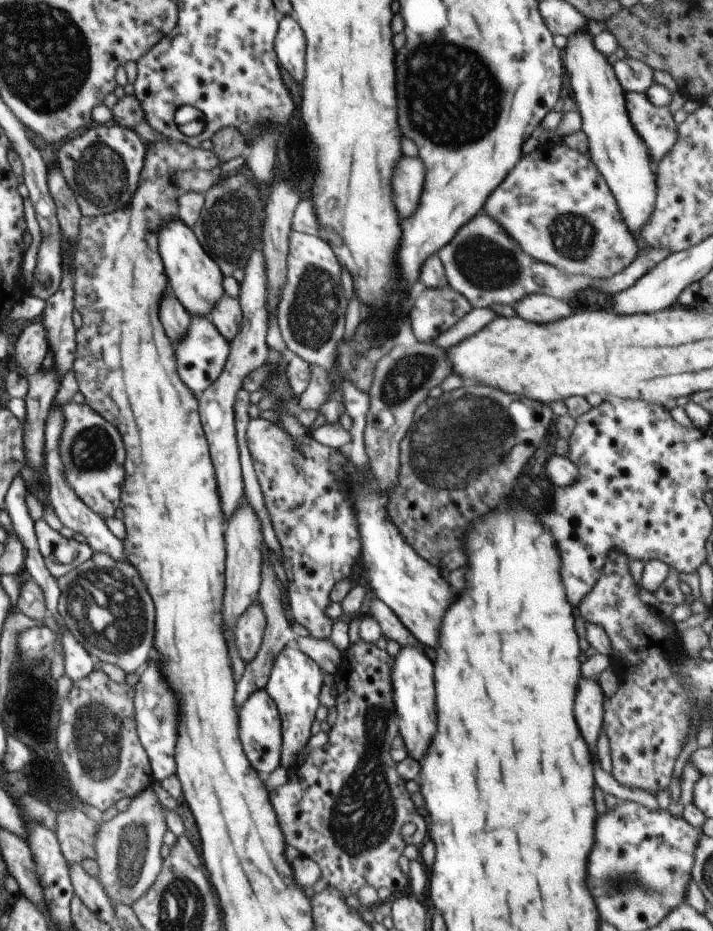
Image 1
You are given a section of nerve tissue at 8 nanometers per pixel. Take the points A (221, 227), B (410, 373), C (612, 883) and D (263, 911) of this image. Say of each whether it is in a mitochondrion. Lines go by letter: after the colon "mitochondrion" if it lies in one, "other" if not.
A: mitochondrion
B: mitochondrion
C: mitochondrion
D: other

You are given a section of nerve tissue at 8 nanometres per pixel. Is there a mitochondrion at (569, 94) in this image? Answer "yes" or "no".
no

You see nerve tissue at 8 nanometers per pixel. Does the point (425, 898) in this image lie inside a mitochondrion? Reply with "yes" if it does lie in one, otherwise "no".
no

